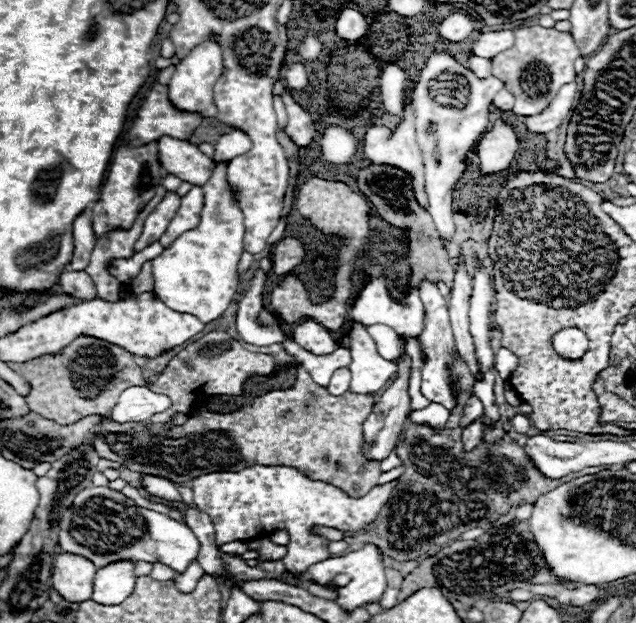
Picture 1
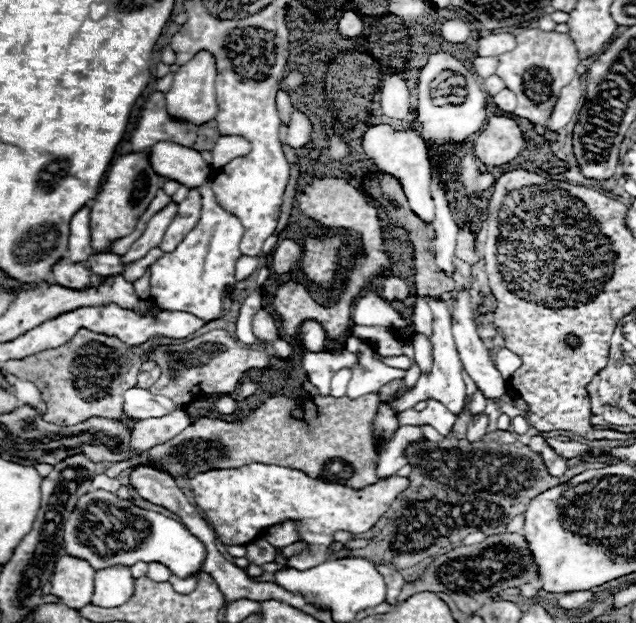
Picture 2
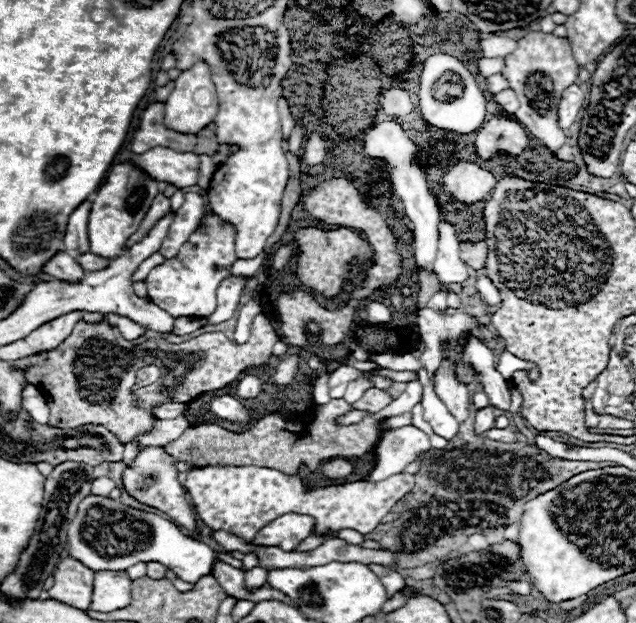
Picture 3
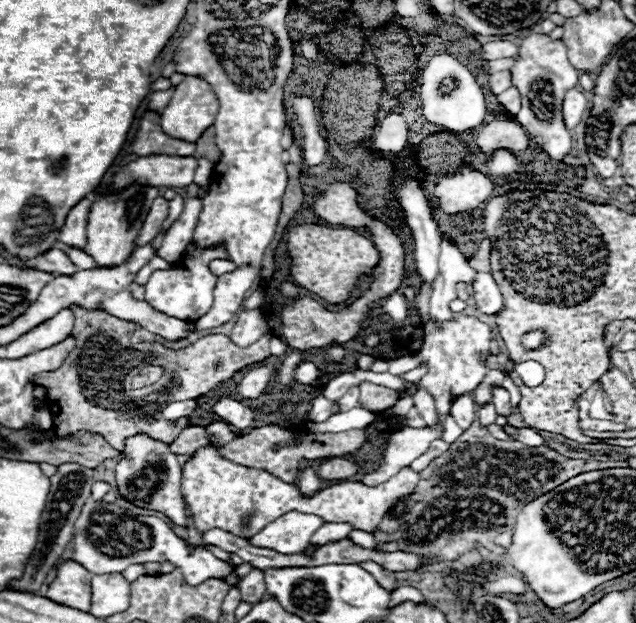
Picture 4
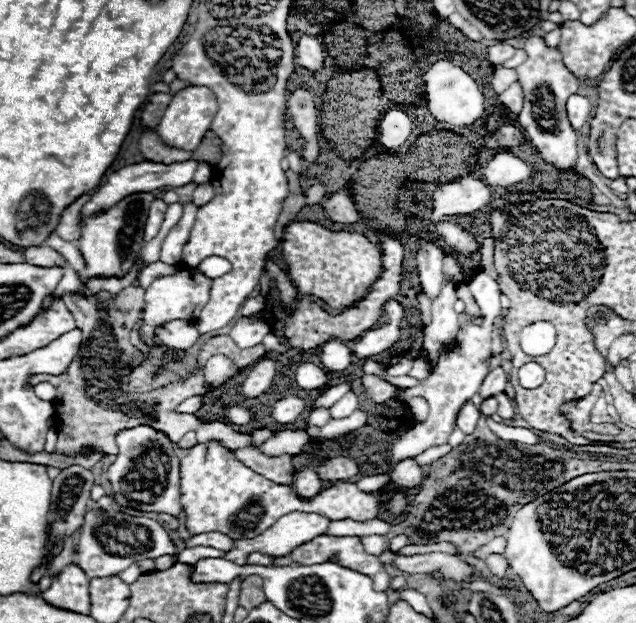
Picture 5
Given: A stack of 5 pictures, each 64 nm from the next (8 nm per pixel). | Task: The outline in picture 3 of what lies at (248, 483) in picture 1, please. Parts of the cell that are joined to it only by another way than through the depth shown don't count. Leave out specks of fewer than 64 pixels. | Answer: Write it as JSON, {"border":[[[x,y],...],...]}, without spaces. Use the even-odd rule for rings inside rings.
{"border":[[[208,466],[192,468],[186,478],[198,518],[212,530],[224,530],[252,542],[254,536],[282,514],[296,512],[316,520],[314,534],[334,534],[342,528],[352,528],[360,534],[372,532],[390,508],[414,486],[414,474],[394,474],[382,482],[348,482],[338,486],[308,486],[300,474],[284,474],[274,468],[254,466]]]}

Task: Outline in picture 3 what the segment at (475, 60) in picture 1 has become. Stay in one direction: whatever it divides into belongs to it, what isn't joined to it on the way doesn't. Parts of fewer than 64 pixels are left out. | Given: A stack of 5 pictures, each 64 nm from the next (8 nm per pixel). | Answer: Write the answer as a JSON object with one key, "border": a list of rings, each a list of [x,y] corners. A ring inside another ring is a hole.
{"border":[[[480,58],[478,60],[478,70],[484,78],[492,76],[492,74],[498,74],[504,66],[504,60],[502,58]]]}

